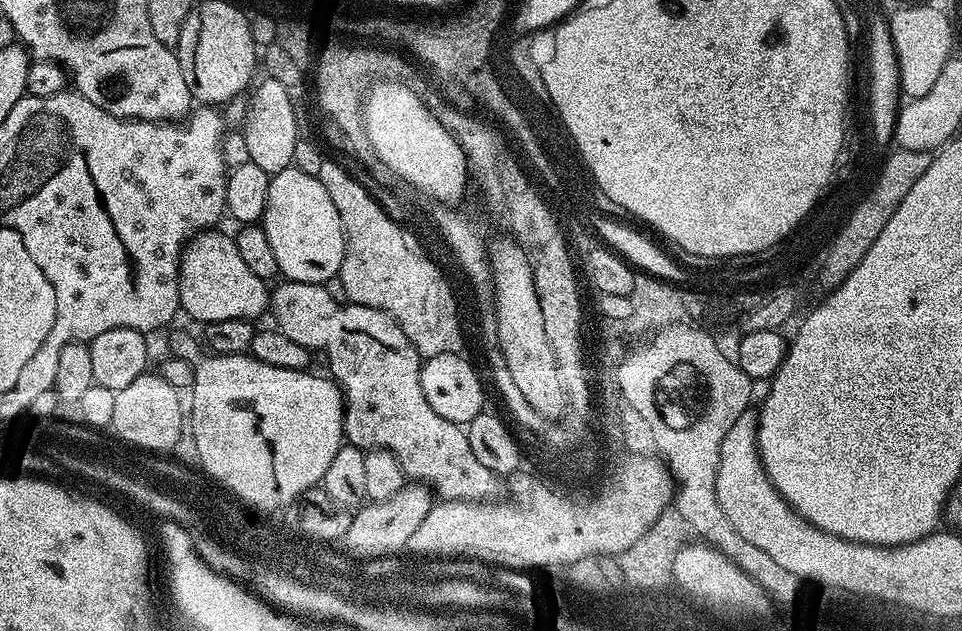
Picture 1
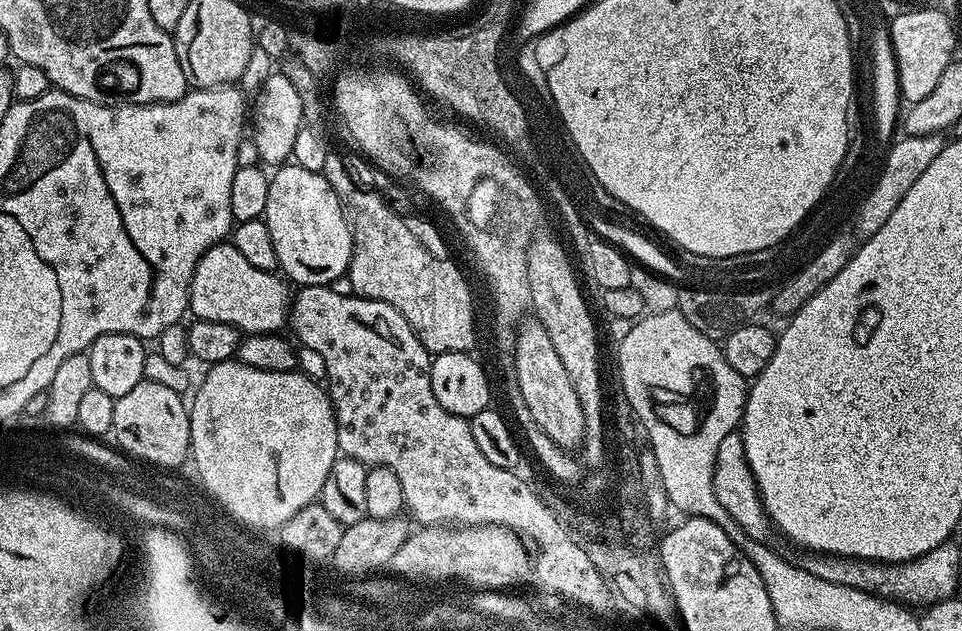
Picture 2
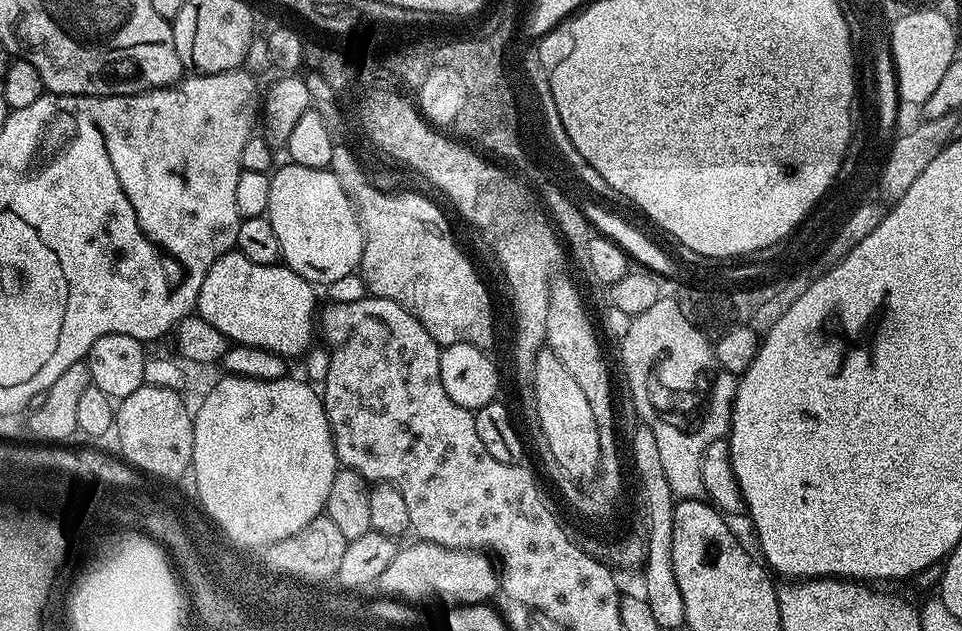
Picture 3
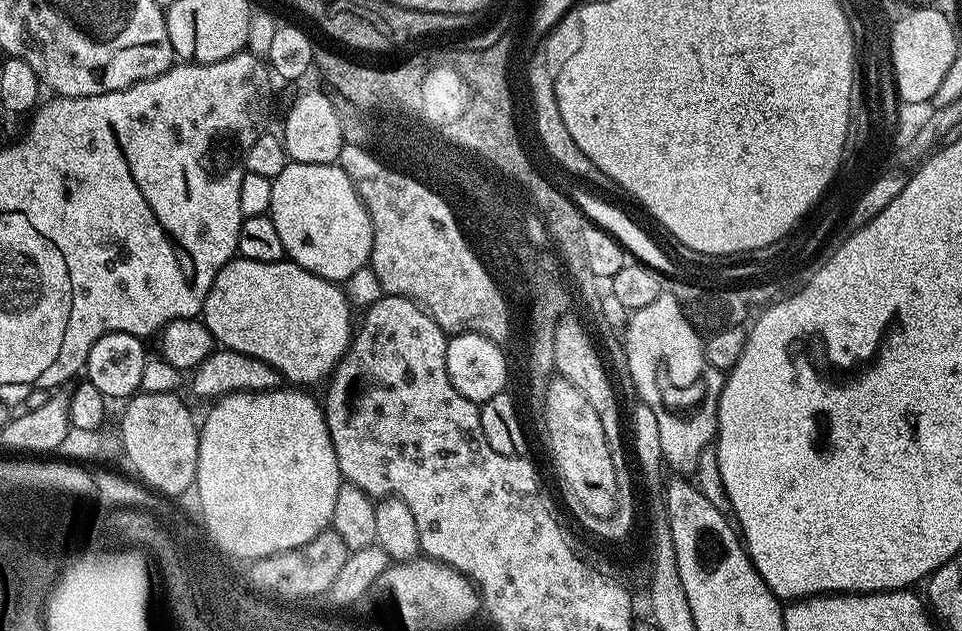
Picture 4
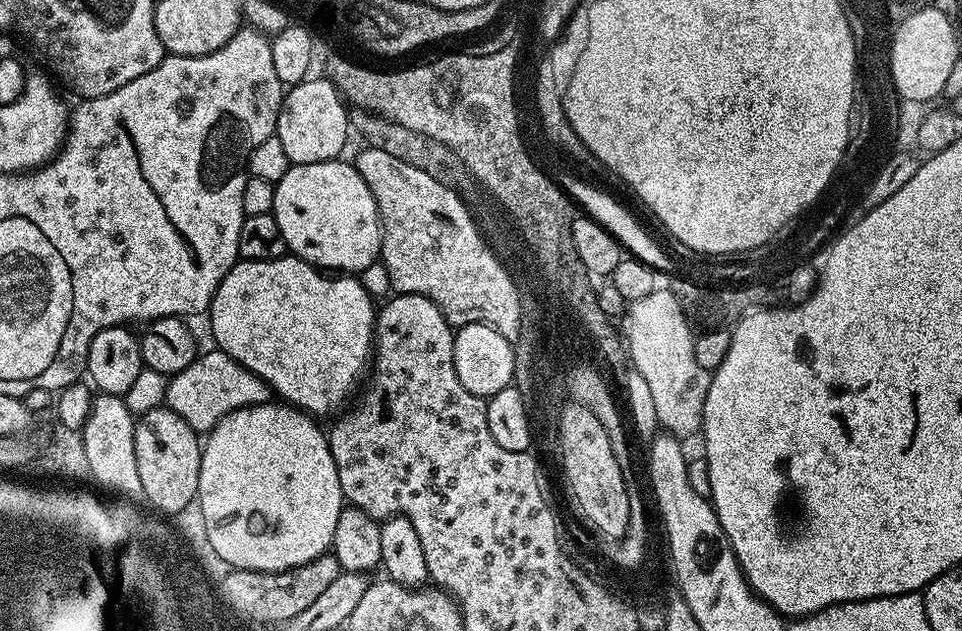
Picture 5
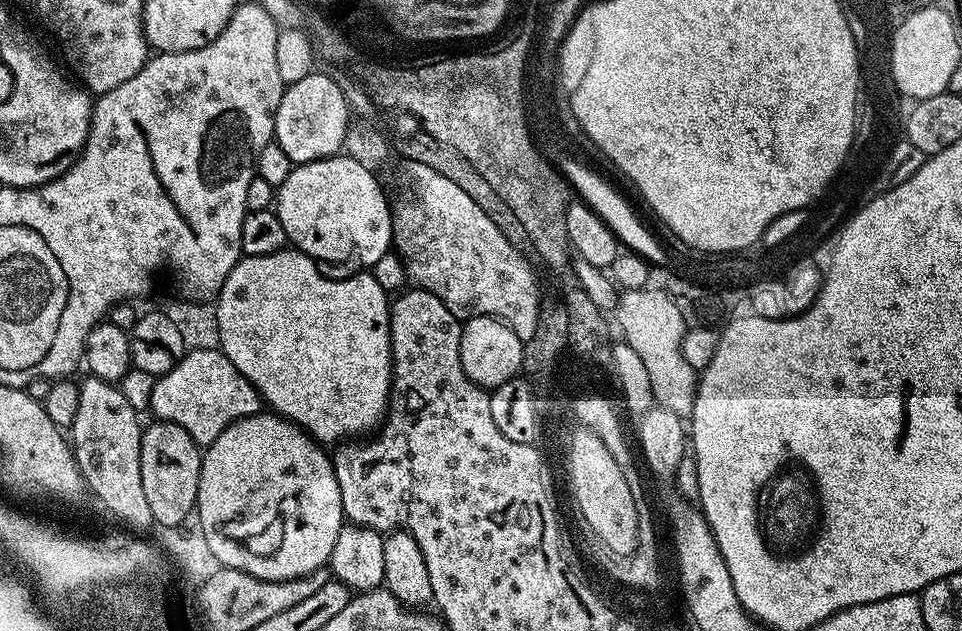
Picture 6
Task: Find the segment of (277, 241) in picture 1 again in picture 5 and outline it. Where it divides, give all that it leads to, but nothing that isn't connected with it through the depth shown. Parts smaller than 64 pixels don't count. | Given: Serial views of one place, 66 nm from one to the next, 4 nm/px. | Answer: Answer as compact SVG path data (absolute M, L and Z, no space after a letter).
M337 158L313 164L294 164L275 185L271 213L282 229L282 238L286 238L291 255L315 268L336 274L359 274L377 263L380 255L380 215L374 194L370 194L370 186L366 186L362 174L358 174L355 163L348 161L347 164L344 158Z

